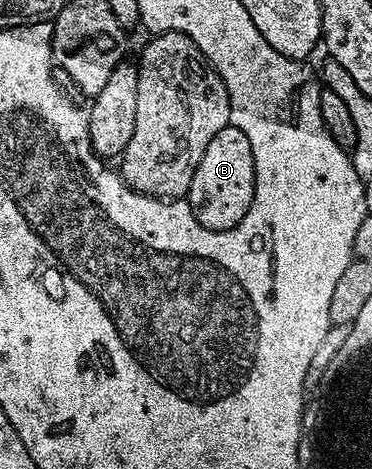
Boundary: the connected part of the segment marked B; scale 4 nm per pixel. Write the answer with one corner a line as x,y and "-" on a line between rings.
227,126
208,141
200,165
192,177
188,202
196,221
209,231
227,231
237,225
248,213
254,196
254,158
248,137
238,127

